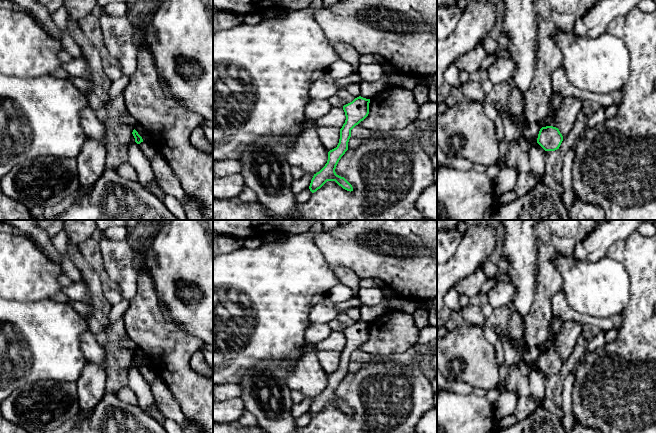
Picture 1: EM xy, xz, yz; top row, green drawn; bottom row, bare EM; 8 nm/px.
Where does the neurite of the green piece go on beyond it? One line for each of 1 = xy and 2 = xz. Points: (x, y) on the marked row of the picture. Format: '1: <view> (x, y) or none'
1: none
2: none

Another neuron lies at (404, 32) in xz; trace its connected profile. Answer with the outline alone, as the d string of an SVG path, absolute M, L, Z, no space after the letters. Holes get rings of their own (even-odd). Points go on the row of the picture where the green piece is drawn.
M339 0L330 7L322 7L315 11L314 18L322 28L329 41L342 42L352 46L360 55L380 55L392 64L399 72L413 76L437 74L437 0Z

